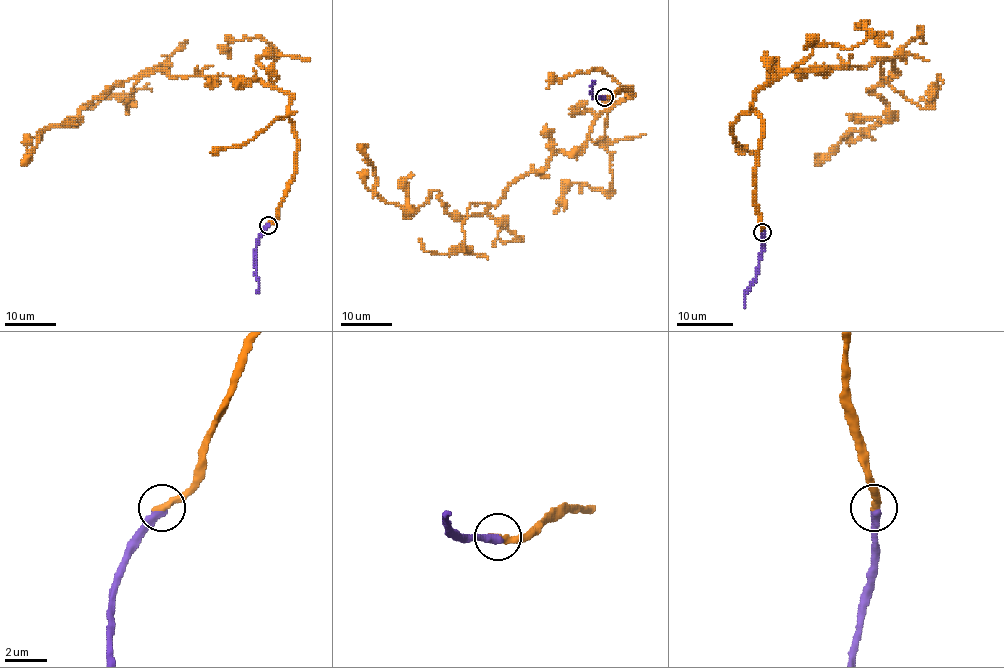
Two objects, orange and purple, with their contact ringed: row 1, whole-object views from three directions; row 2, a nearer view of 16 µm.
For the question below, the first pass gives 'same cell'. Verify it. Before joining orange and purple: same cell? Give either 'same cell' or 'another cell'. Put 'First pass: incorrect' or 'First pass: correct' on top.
First pass: correct
same cell

